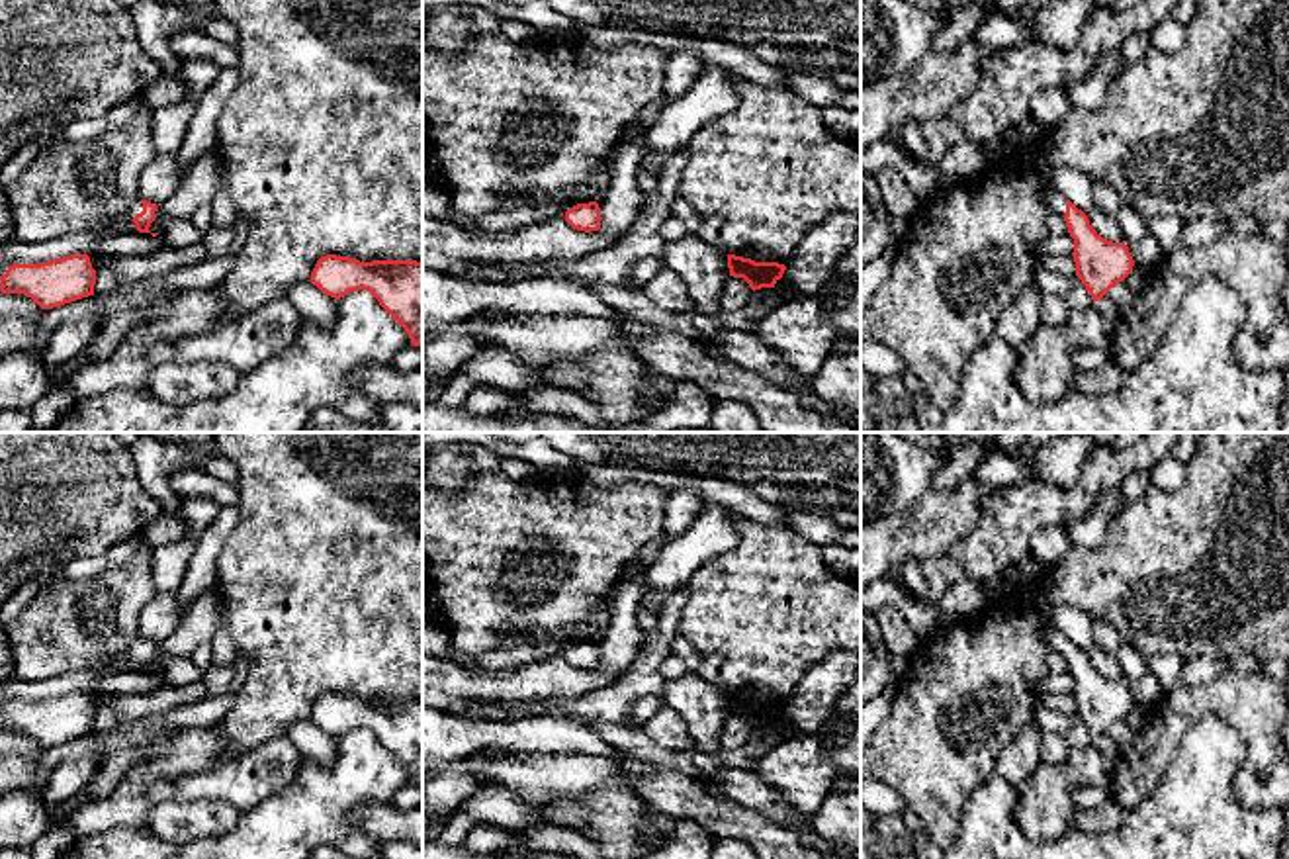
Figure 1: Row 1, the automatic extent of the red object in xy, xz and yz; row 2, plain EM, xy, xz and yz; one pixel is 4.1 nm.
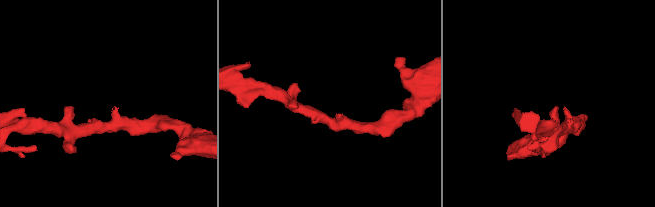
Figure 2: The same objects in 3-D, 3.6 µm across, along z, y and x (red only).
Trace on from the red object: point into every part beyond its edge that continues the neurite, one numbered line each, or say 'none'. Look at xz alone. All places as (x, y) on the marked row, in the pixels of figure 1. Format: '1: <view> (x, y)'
none

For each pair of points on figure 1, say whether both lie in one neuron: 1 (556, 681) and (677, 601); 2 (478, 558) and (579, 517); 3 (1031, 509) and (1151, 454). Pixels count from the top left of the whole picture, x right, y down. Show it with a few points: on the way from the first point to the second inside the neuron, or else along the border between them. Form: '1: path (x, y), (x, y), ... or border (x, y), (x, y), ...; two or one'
1: border (642, 634), (644, 640); two
2: path (503, 550), (529, 544), (540, 533), (554, 533); one
3: path (1061, 505), (1072, 505), (1111, 466), (1121, 464); one

